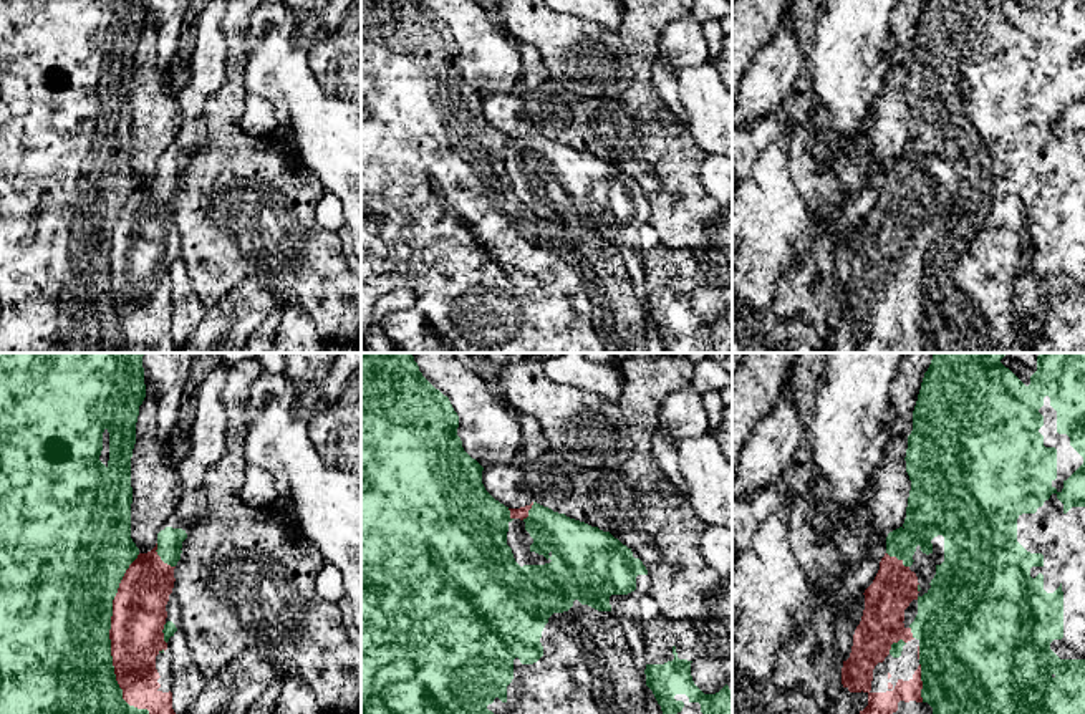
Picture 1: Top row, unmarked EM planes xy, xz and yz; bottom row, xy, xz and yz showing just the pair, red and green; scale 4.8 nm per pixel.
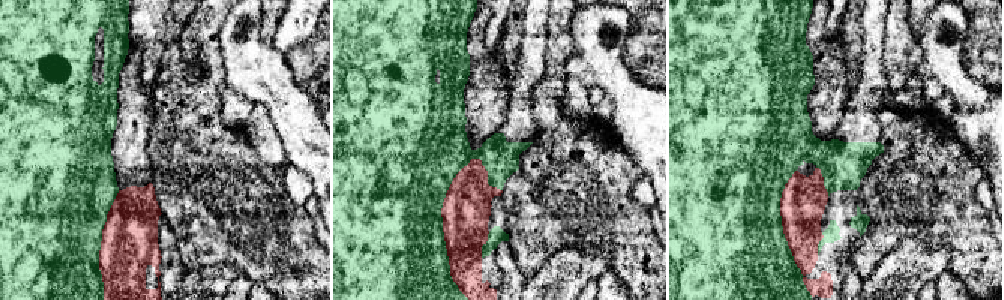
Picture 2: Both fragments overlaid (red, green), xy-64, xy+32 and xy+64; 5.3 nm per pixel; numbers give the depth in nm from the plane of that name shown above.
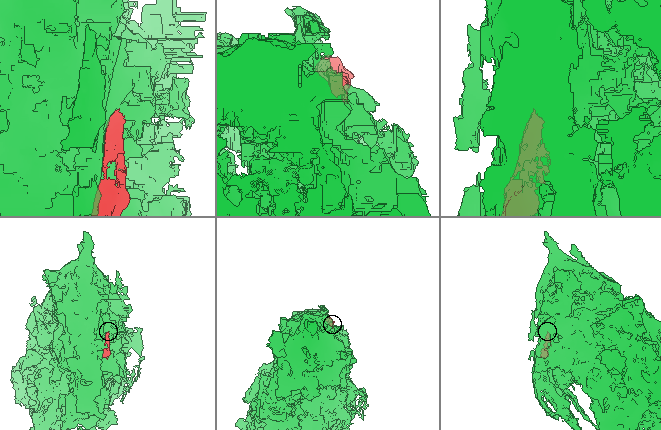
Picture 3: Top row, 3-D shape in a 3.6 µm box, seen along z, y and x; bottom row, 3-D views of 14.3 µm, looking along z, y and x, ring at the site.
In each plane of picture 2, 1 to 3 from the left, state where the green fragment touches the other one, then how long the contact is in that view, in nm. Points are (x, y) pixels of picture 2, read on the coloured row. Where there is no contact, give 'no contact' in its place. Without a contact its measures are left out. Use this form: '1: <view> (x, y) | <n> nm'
1: xy-64 (101, 245) | 600 nm
2: xy+32 (443, 225) | 750 nm
3: xy+64 (784, 233) | 700 nm

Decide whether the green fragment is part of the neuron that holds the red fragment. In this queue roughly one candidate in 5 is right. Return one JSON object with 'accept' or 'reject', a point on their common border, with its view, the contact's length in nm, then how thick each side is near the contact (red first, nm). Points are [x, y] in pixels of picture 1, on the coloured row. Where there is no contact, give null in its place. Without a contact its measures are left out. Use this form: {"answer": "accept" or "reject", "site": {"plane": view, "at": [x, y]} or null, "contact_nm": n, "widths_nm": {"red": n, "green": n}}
{"answer": "reject", "site": {"plane": "xy", "at": [110, 638]}, "contact_nm": 800, "widths_nm": {"red": 260, "green": 500}}

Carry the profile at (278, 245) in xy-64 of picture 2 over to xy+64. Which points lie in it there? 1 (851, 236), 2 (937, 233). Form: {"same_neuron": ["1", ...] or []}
{"same_neuron": ["2"]}

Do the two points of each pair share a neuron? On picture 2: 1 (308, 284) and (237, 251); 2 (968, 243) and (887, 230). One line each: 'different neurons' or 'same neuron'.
1: same neuron
2: same neuron

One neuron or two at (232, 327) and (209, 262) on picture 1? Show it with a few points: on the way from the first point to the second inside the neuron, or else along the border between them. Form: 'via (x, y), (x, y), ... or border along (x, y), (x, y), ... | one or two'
border along (257, 279), (237, 284), (206, 308) | two

